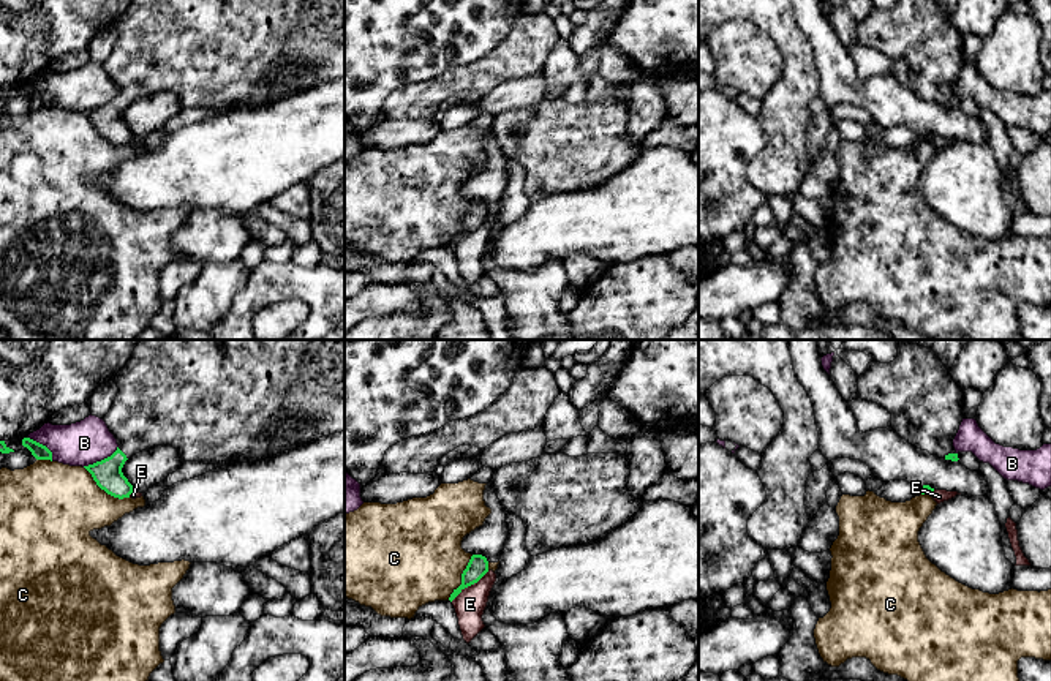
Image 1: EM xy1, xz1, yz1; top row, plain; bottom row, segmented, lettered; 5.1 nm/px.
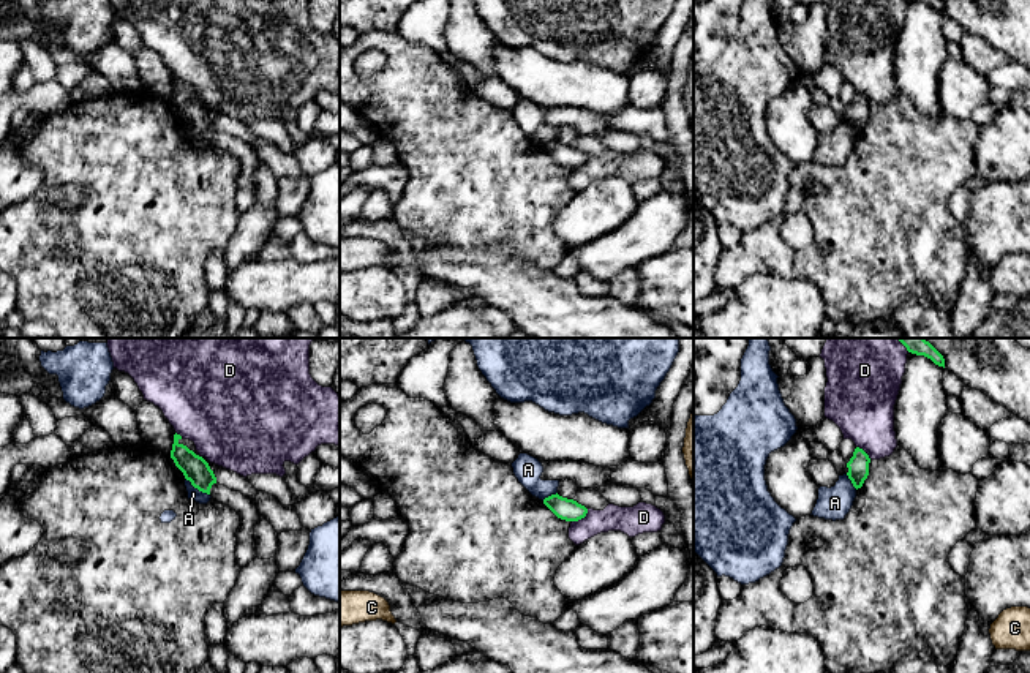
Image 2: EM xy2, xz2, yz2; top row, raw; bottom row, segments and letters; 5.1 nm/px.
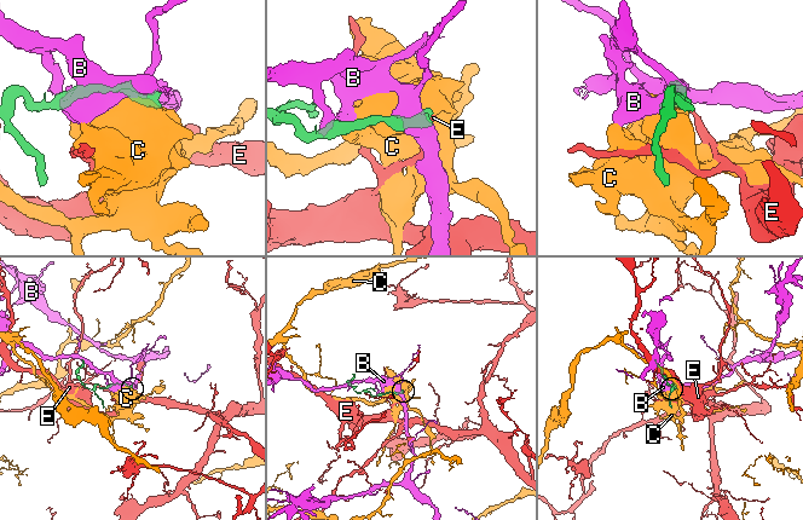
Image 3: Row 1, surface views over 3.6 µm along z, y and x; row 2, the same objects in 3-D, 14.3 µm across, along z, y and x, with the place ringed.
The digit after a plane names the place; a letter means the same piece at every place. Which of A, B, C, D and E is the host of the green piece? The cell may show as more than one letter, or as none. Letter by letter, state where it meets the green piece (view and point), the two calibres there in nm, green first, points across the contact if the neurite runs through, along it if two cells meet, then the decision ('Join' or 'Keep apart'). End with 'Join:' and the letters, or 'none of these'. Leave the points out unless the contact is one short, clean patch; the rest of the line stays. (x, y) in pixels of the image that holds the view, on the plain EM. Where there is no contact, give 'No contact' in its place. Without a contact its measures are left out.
A: Touches green at xy2 (198, 135). Thickness 140 nm (green) against 60 nm. Boundary: xy2 (185, 124), (209, 141). Keep apart
B: Touches green at xy1 (101, 106). Thickness 150 nm (green) against 220 nm. Keep apart
C: Touches green at xy1 (105, 136). Thickness 150 nm (green) against 420 nm. Keep apart
D: Touches green at xz2 (582, 163). Thickness 110 nm (green) against 140 nm. Keep apart
E: Touches green at xz1 (470, 231). Thickness 110 nm (green) against 160 nm. Boundary: xz1 (489, 217), (451, 247). Keep apart
Join: none of these

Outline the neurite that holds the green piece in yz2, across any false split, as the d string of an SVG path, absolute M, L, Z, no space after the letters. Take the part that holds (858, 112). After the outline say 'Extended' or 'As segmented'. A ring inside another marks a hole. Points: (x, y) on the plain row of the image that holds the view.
M856 93L853 103L847 109L847 122L856 136L863 133L864 126L869 122L869 109L869 101L863 95Z. As segmented

